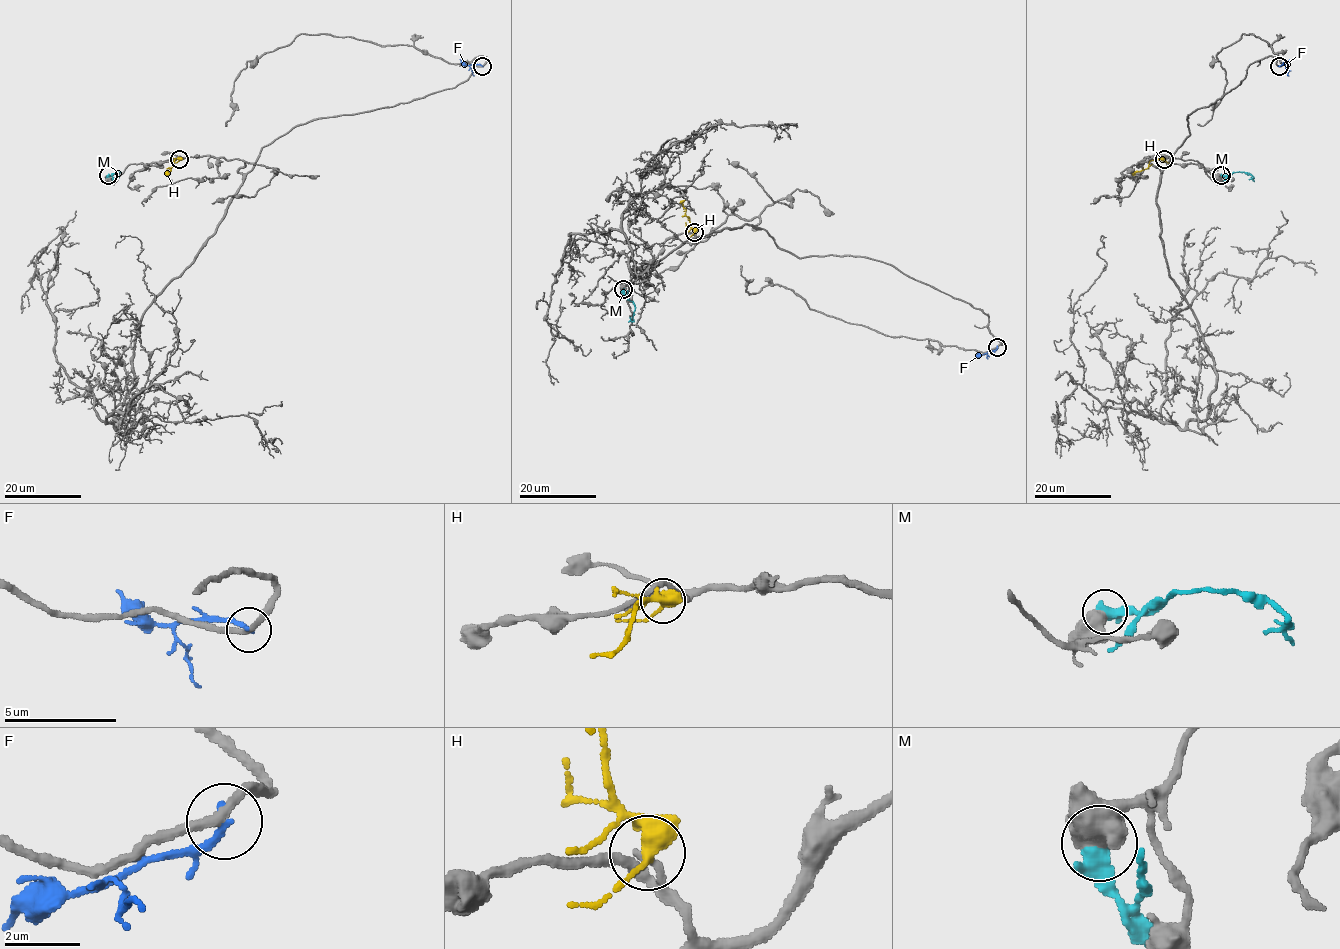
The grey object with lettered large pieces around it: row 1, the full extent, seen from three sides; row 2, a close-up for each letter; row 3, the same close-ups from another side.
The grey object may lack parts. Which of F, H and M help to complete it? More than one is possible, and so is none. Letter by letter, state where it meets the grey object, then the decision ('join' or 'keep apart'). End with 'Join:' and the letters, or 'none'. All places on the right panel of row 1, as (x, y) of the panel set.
F: meets grey at (1279, 66); keep apart
H: meets grey at (1164, 159); keep apart
M: meets grey at (1221, 175); keep apart
Join: none

